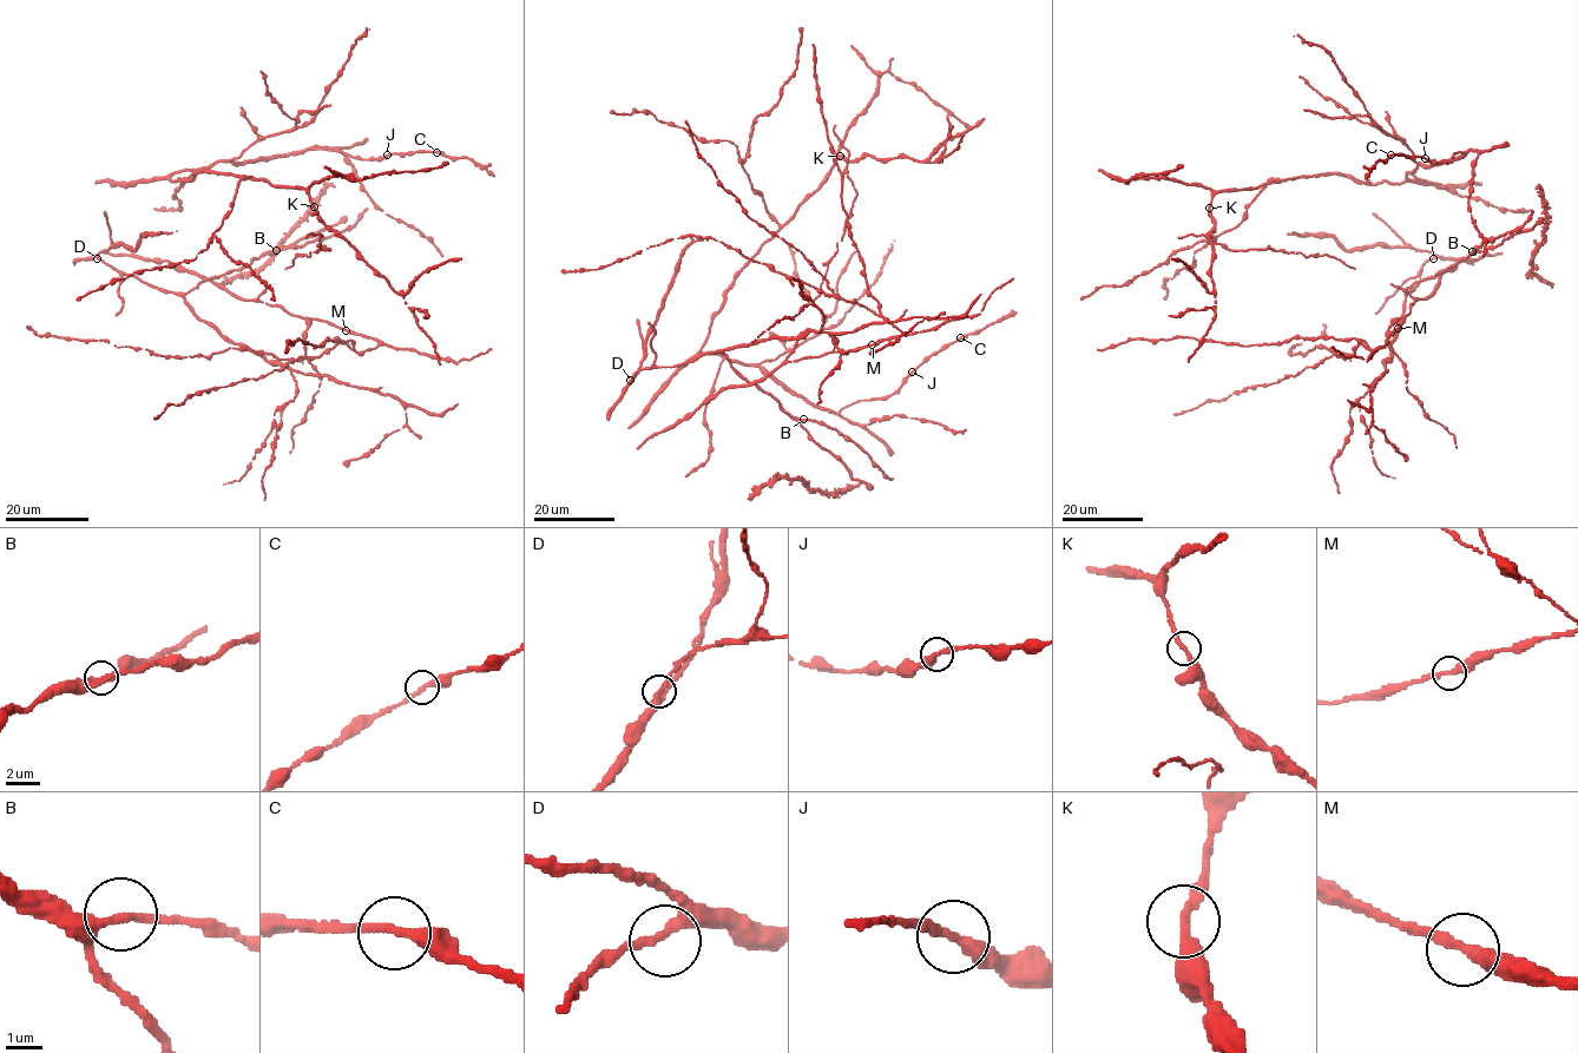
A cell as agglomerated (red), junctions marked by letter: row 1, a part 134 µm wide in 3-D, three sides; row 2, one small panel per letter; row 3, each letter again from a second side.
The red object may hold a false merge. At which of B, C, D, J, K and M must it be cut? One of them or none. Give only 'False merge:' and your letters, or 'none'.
False merge: none

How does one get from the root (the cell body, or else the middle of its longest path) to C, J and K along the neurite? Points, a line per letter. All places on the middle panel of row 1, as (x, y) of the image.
C: (745, 264), (699, 351), (757, 364), (789, 390), (837, 413), (893, 394), (925, 360), (960, 337)
J: (745, 264), (712, 317), (701, 353), (757, 364), (789, 390), (837, 413), (860, 400), (893, 394), (912, 372)
K: (745, 264), (819, 188), (840, 155)

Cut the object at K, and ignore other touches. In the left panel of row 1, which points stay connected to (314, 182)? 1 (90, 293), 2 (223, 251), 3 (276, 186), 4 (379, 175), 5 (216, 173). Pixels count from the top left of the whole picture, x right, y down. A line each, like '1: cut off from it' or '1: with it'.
1: with it
2: with it
3: with it
4: with it
5: with it

